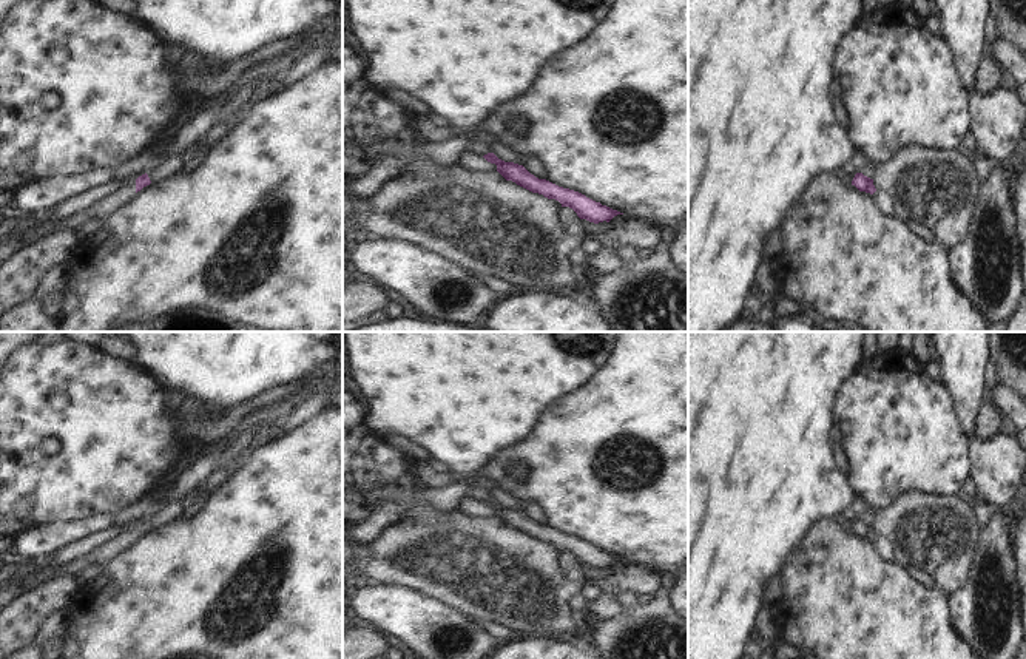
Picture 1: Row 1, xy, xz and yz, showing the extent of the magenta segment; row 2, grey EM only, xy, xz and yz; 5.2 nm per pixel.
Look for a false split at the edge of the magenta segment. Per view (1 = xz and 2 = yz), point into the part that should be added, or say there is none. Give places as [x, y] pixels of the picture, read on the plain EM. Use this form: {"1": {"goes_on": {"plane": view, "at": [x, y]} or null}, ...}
{"1": {"goes_on": null}, "2": {"goes_on": null}}

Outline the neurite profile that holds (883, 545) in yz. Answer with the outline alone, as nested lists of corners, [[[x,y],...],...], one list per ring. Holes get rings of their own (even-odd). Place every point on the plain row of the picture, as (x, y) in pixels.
[[[876,536],[872,543],[884,560],[895,560],[895,548],[887,537]]]

